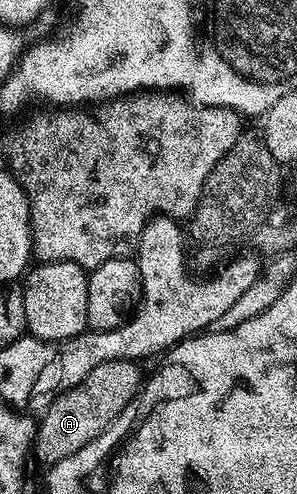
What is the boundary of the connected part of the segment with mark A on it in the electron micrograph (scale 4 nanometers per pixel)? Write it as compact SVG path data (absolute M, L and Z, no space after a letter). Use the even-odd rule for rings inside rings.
M129 358L96 364L96 368L92 368L92 372L84 376L84 380L80 380L80 384L56 395L50 407L41 411L40 421L36 426L33 445L36 458L38 454L40 461L53 464L95 442L120 415L133 407L144 385L144 373L138 366L141 365Z

